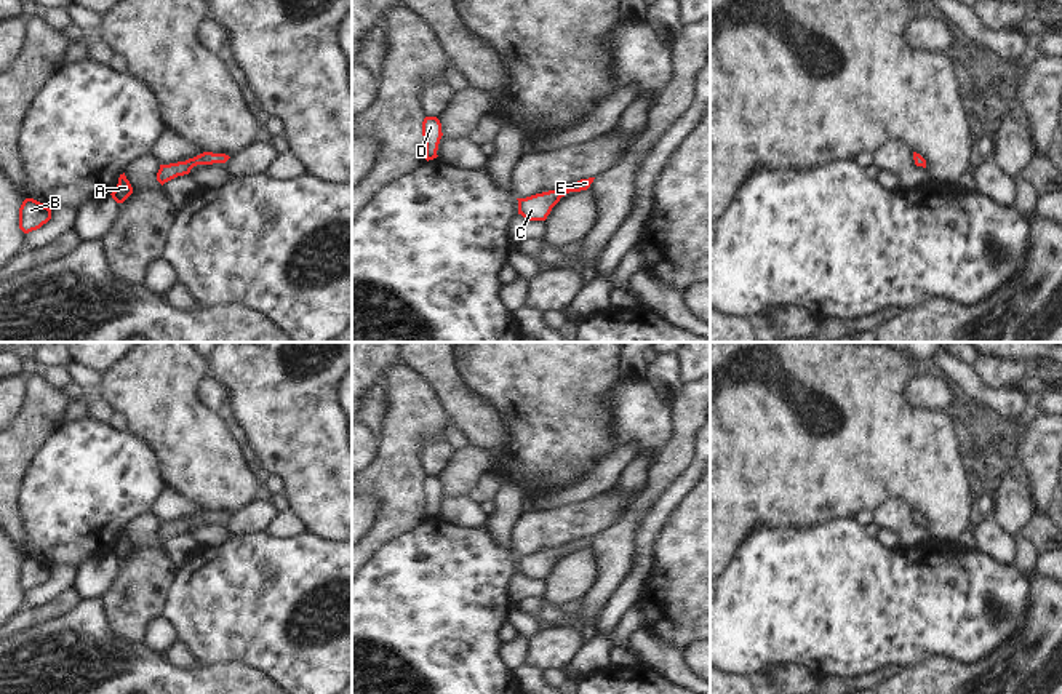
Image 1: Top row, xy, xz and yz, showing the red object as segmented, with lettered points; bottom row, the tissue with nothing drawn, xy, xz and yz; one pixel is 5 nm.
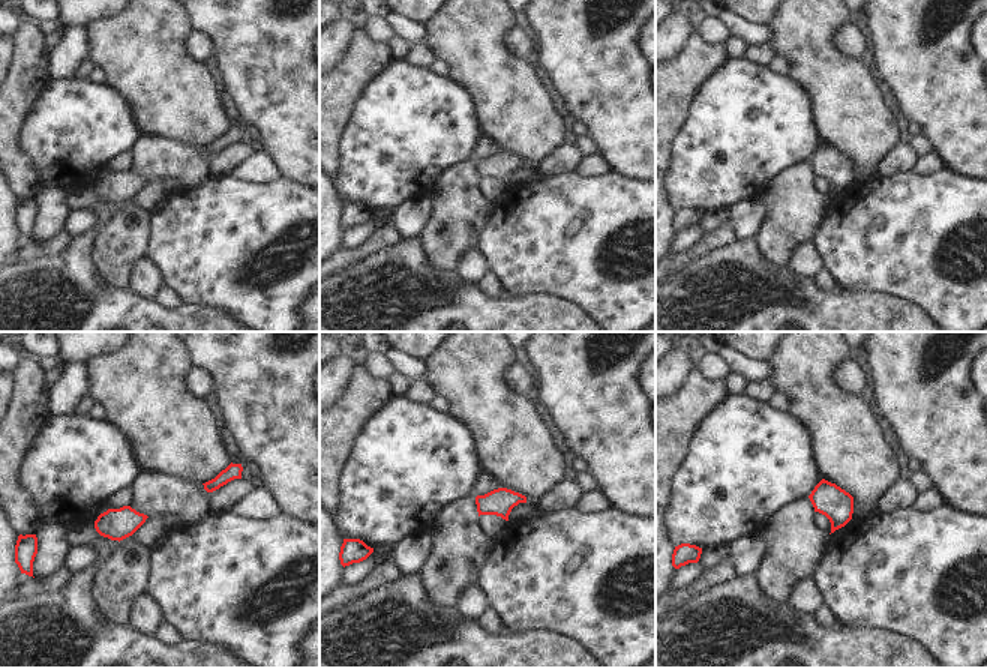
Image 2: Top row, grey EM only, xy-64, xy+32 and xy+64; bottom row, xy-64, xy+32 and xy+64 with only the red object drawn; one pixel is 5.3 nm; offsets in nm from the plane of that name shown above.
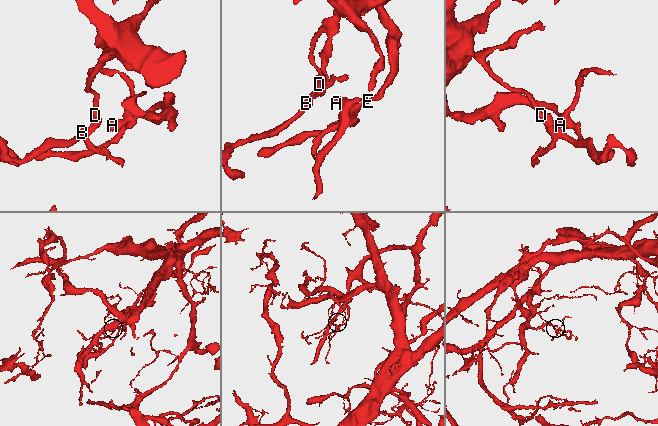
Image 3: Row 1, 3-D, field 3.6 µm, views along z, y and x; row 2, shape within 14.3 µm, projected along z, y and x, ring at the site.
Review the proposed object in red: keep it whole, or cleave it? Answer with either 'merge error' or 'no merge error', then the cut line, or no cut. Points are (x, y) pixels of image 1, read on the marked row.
no merge error; no cut

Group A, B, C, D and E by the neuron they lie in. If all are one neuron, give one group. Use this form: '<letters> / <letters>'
A B C D E

